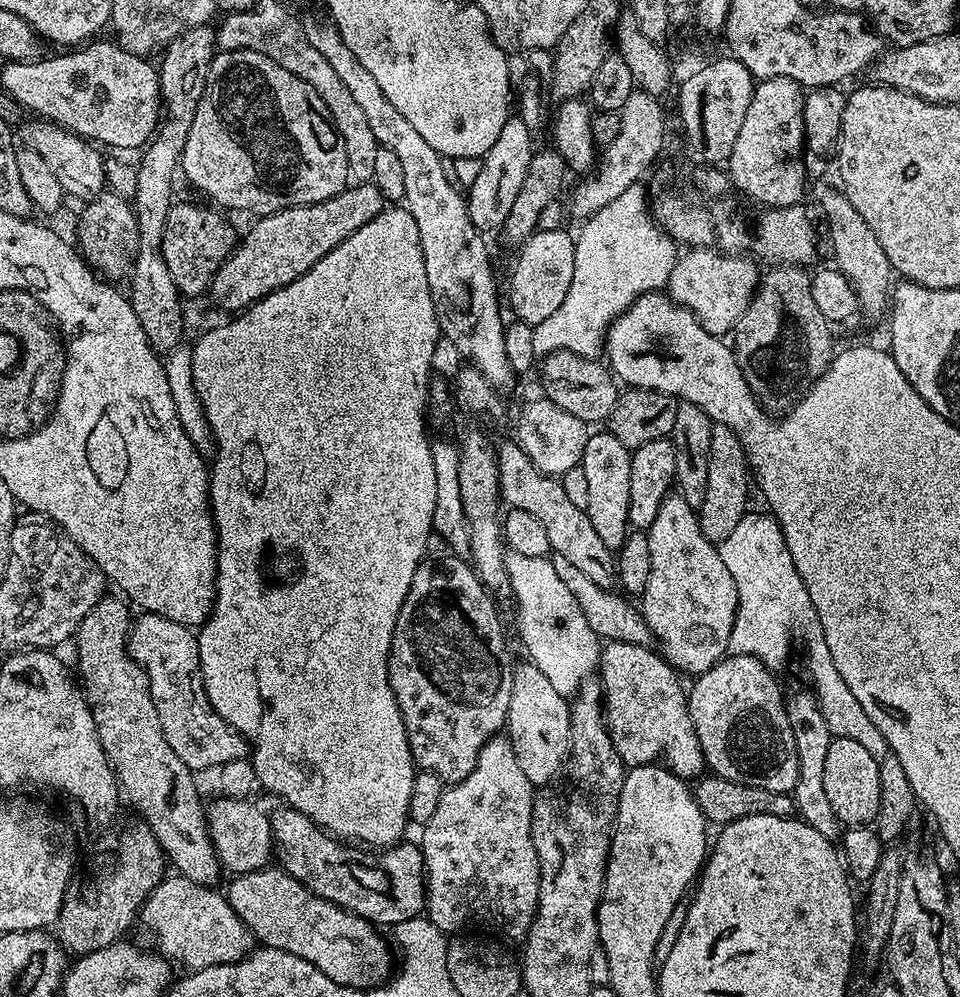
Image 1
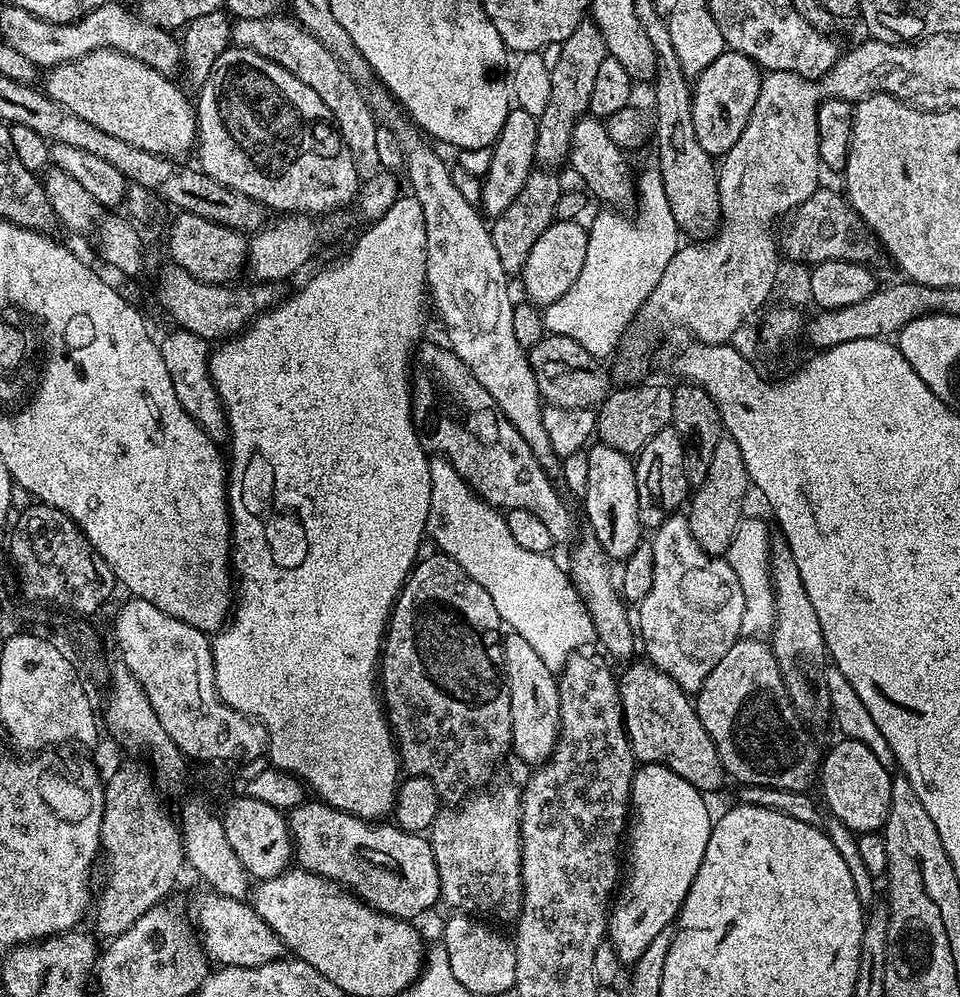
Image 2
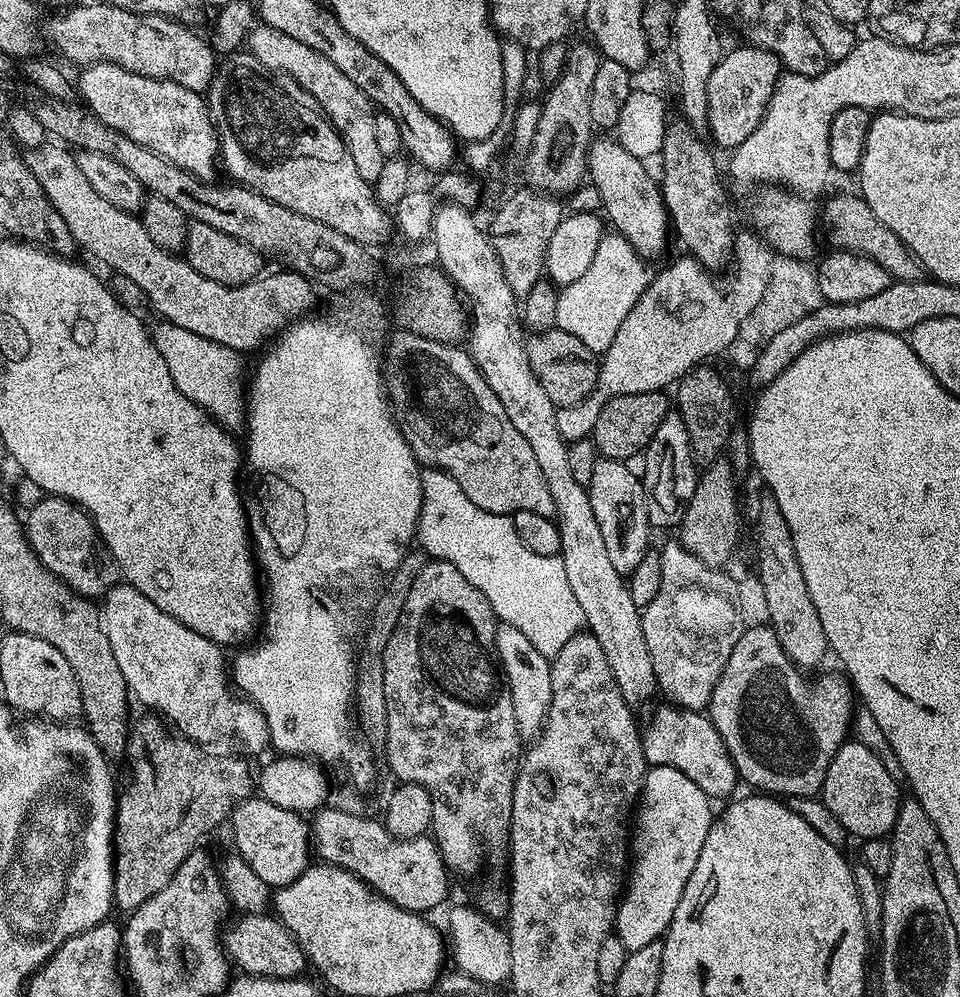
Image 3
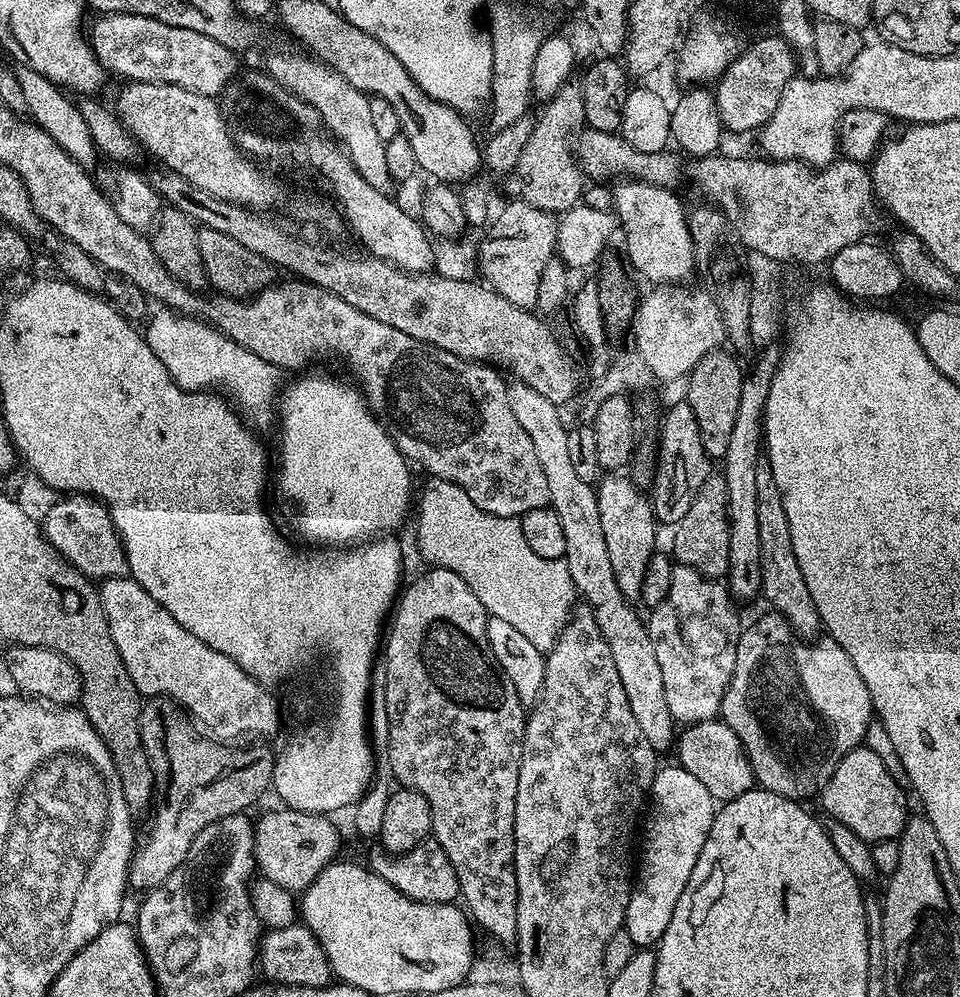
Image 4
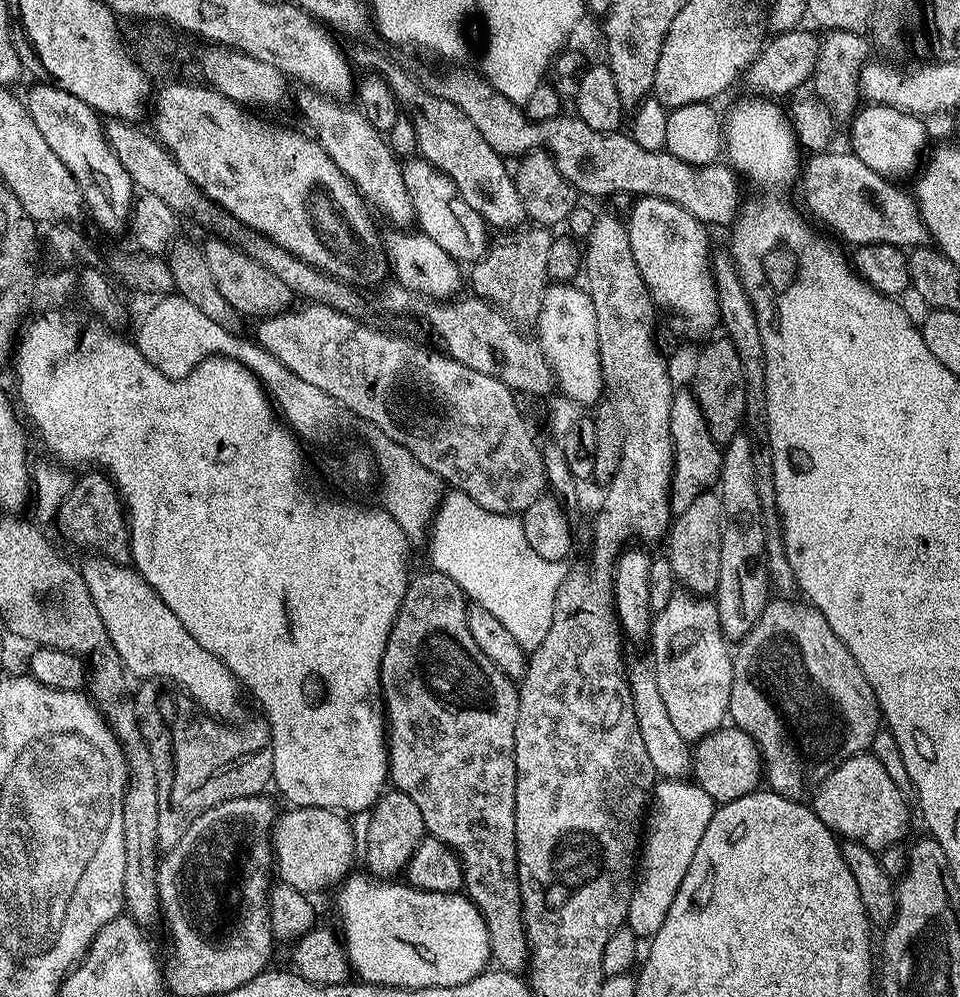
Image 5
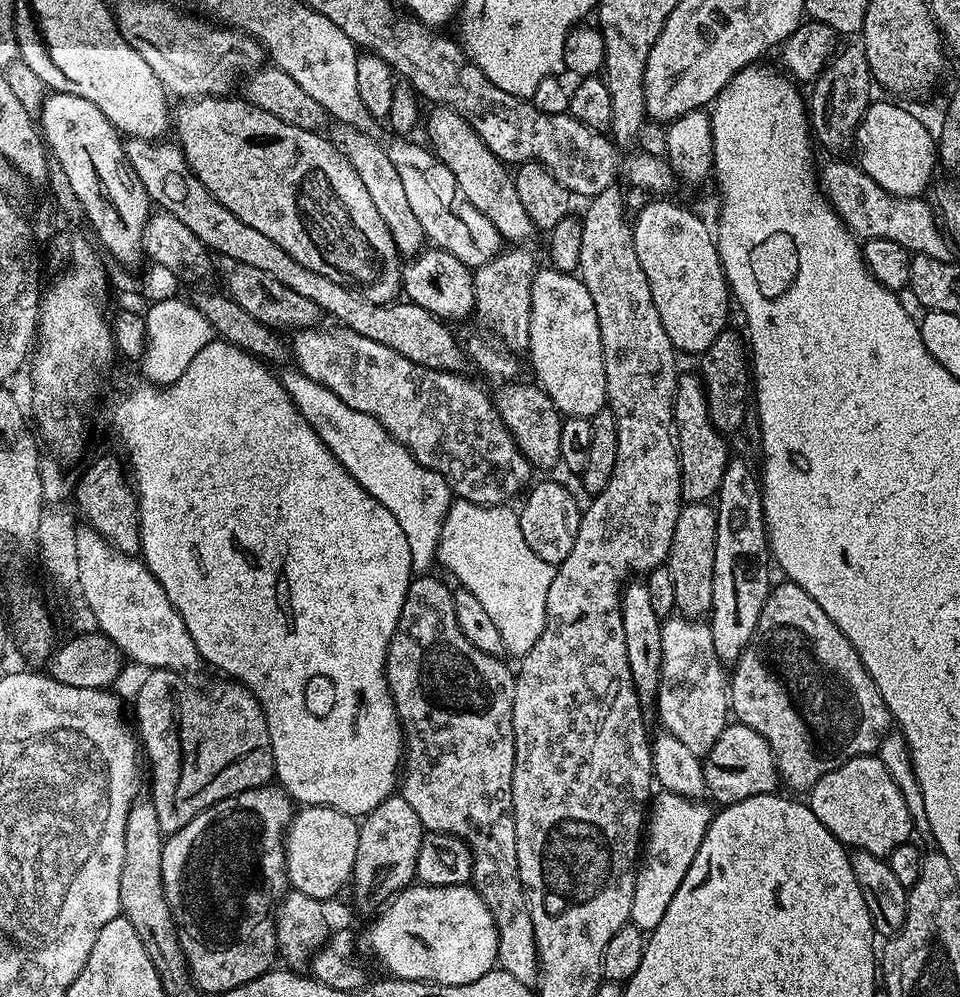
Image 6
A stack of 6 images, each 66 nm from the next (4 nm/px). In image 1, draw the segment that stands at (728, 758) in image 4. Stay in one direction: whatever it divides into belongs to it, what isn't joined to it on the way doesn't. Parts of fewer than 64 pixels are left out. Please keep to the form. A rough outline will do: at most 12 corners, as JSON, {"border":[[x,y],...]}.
{"border":[[601,647],[608,733],[628,768],[705,775],[681,677],[659,651]]}

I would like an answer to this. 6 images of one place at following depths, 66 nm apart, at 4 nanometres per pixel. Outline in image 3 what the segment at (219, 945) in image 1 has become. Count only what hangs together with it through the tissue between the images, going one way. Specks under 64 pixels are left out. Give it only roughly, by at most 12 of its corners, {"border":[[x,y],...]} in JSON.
{"border":[[272,914],[225,931],[229,961],[249,976],[299,977],[308,957]]}

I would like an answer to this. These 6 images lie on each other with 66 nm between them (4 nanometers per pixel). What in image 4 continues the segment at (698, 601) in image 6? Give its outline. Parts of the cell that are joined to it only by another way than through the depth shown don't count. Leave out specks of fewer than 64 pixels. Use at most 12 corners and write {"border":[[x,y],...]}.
{"border":[[726,478],[702,482],[675,524],[671,555],[709,580],[727,577]]}

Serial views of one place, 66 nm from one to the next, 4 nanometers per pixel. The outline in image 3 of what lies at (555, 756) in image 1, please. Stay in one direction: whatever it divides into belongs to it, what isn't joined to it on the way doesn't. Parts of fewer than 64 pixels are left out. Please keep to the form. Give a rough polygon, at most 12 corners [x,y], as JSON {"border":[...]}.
{"border":[[496,625],[520,739],[543,733],[552,665],[522,630]]}

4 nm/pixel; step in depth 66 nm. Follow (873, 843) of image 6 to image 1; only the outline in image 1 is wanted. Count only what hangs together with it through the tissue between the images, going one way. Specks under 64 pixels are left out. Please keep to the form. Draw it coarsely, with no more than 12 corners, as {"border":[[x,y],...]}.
{"border":[[835,737],[826,795],[844,826],[868,826],[880,805],[880,761]]}

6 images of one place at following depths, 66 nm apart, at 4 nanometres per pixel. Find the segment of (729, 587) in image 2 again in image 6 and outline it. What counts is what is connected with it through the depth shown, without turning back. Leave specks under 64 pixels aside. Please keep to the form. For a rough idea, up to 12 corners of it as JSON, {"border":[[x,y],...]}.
{"border":[[667,617],[654,704],[696,756],[730,723],[730,688],[703,621]]}

